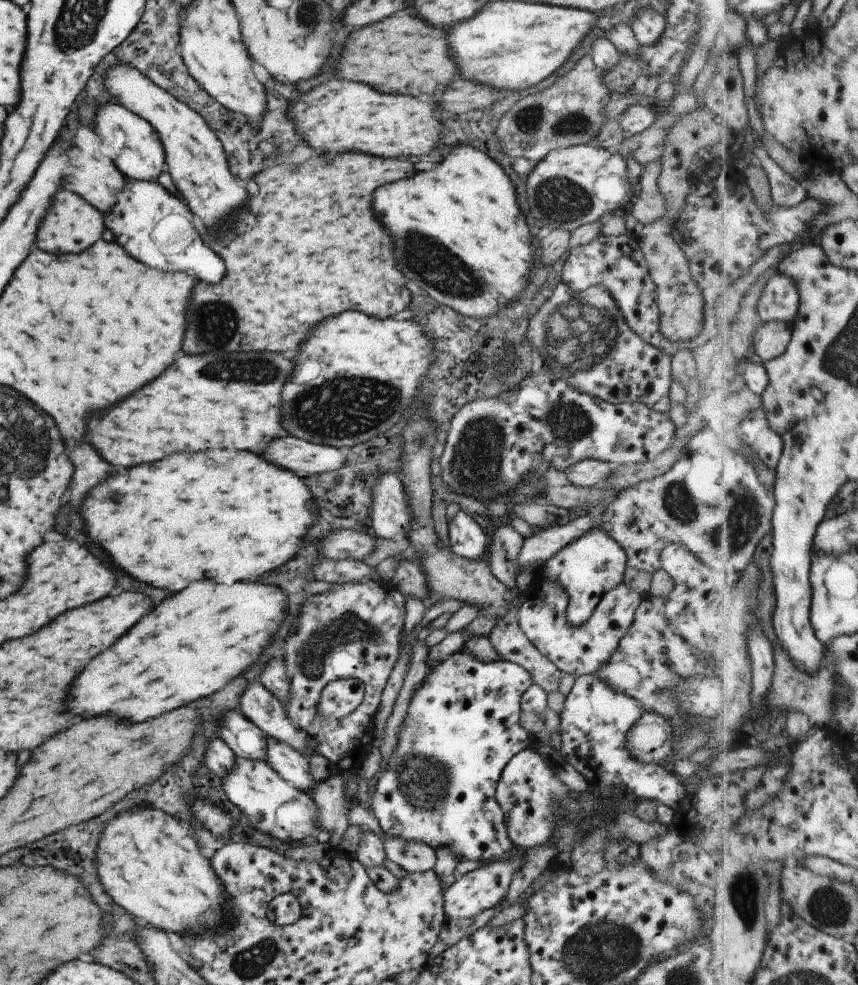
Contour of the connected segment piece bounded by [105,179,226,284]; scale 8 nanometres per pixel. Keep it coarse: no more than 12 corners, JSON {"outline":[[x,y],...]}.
{"outline":[[126,180],[106,226],[136,260],[226,274],[192,212],[157,180]]}

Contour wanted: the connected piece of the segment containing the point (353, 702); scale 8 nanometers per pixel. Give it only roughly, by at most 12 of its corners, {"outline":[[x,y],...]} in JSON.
{"outline":[[360,680],[323,688],[316,714],[342,720],[362,704]]}

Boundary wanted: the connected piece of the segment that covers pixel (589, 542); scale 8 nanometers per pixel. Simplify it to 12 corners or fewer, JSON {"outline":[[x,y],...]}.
{"outline":[[591,528],[545,563],[582,626],[623,583],[624,548]]}

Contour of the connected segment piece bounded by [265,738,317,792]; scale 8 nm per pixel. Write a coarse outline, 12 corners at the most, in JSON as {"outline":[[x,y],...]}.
{"outline":[[267,738],[265,761],[301,791],[317,784],[302,753]]}

